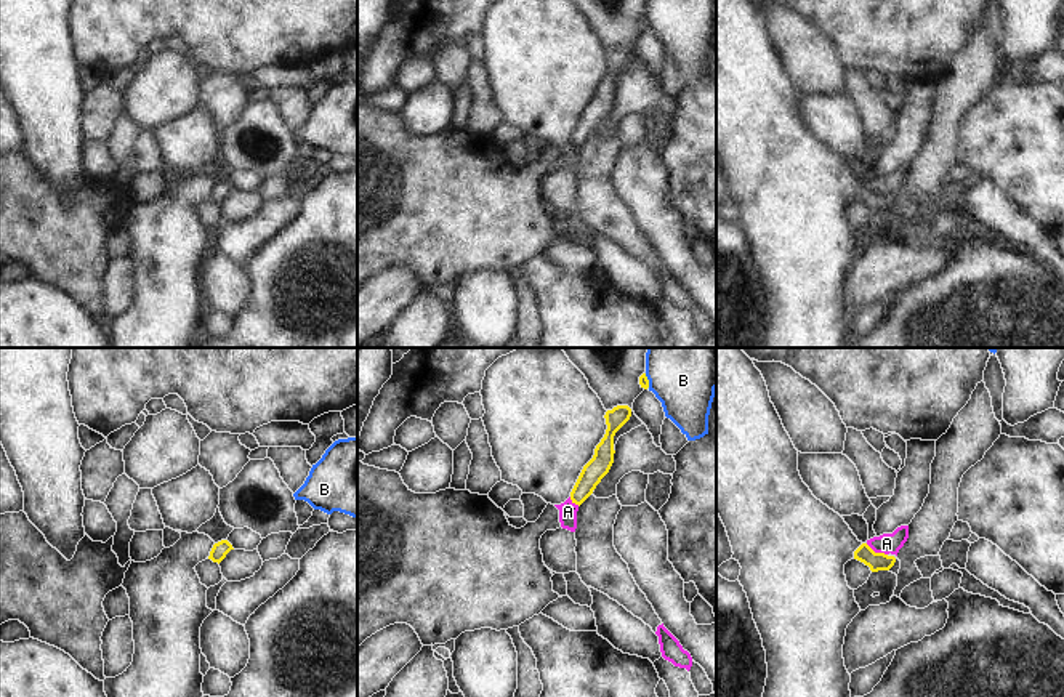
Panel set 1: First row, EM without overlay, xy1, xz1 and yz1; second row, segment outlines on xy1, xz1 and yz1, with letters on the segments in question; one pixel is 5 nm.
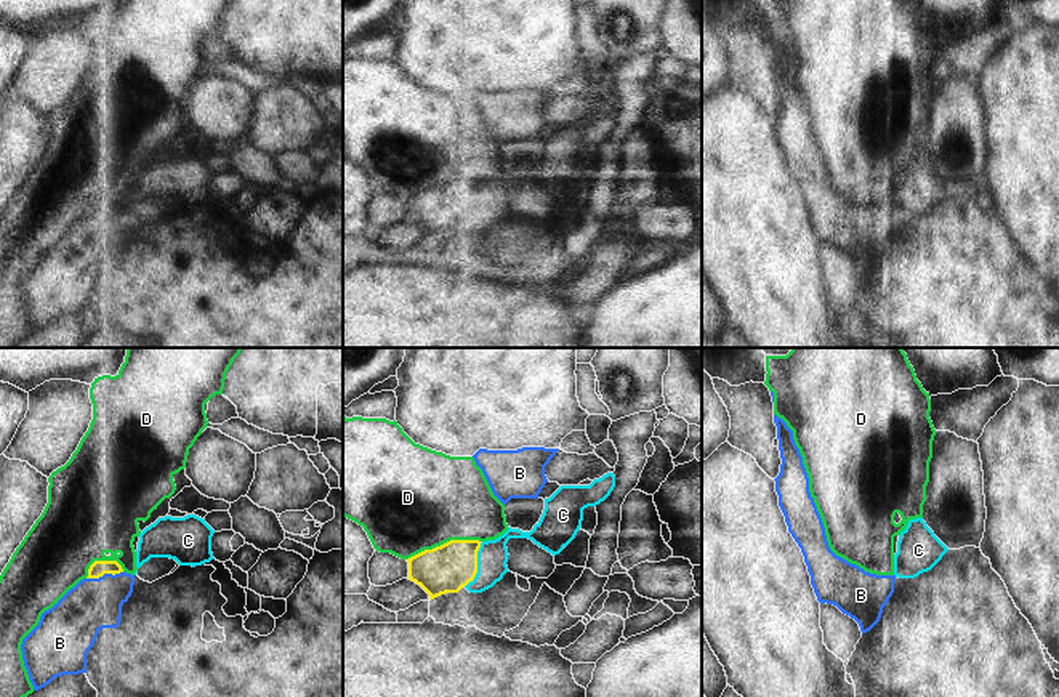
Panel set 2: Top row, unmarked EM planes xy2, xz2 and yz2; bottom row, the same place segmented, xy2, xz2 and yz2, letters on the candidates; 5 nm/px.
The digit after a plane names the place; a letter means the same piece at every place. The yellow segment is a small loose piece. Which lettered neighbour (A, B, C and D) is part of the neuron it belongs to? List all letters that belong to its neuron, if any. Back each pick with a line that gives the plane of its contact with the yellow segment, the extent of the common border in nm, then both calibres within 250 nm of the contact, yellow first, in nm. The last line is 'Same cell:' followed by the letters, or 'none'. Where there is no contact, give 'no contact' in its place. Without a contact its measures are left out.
C: contact in xz2; length 240 nm; calibres 240 and 160 nm
Same cell: C

